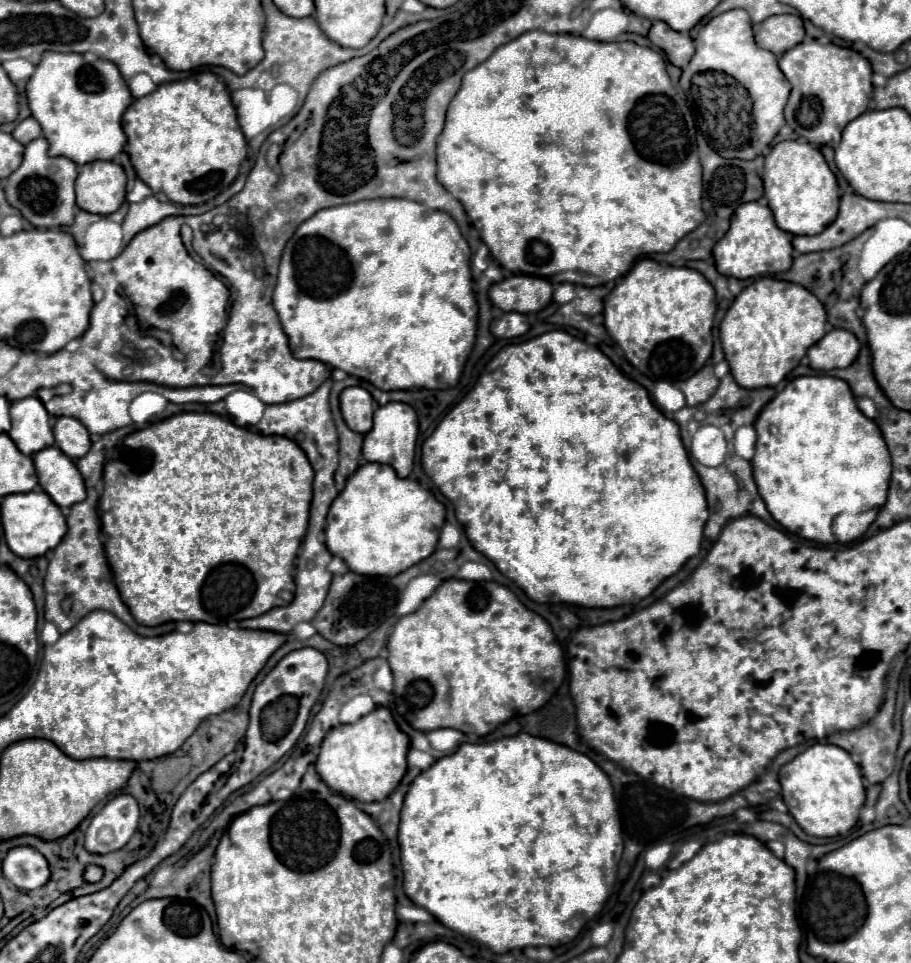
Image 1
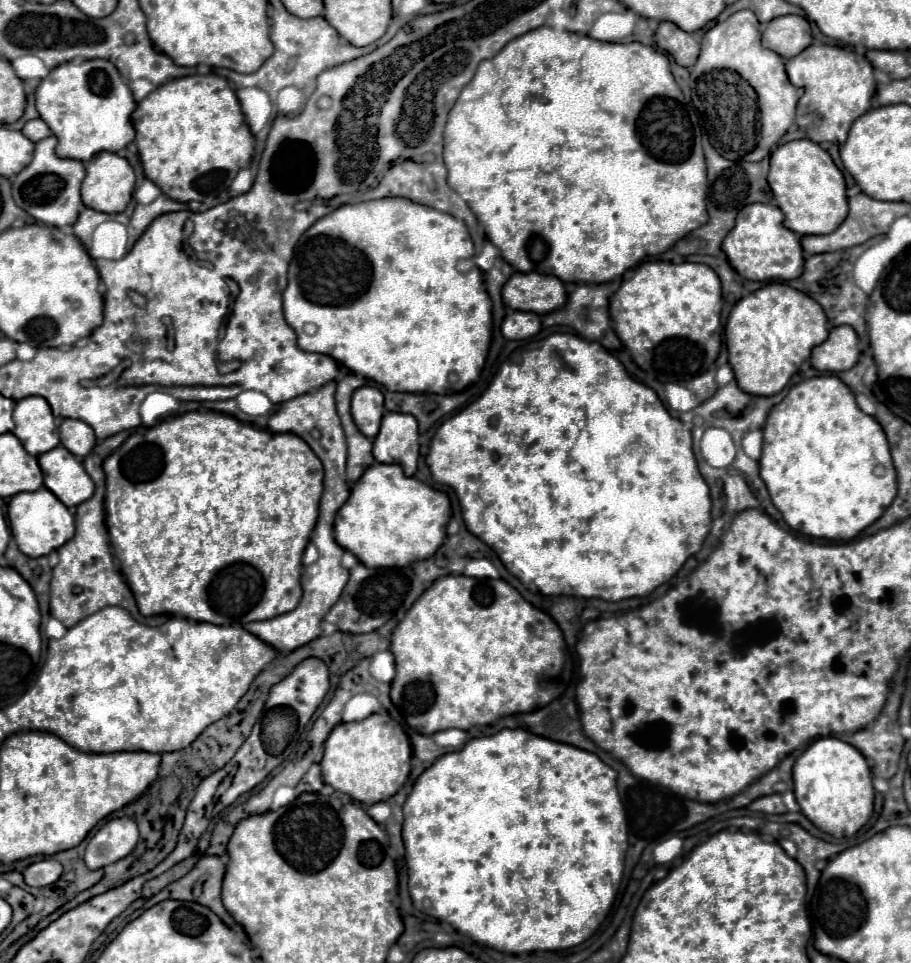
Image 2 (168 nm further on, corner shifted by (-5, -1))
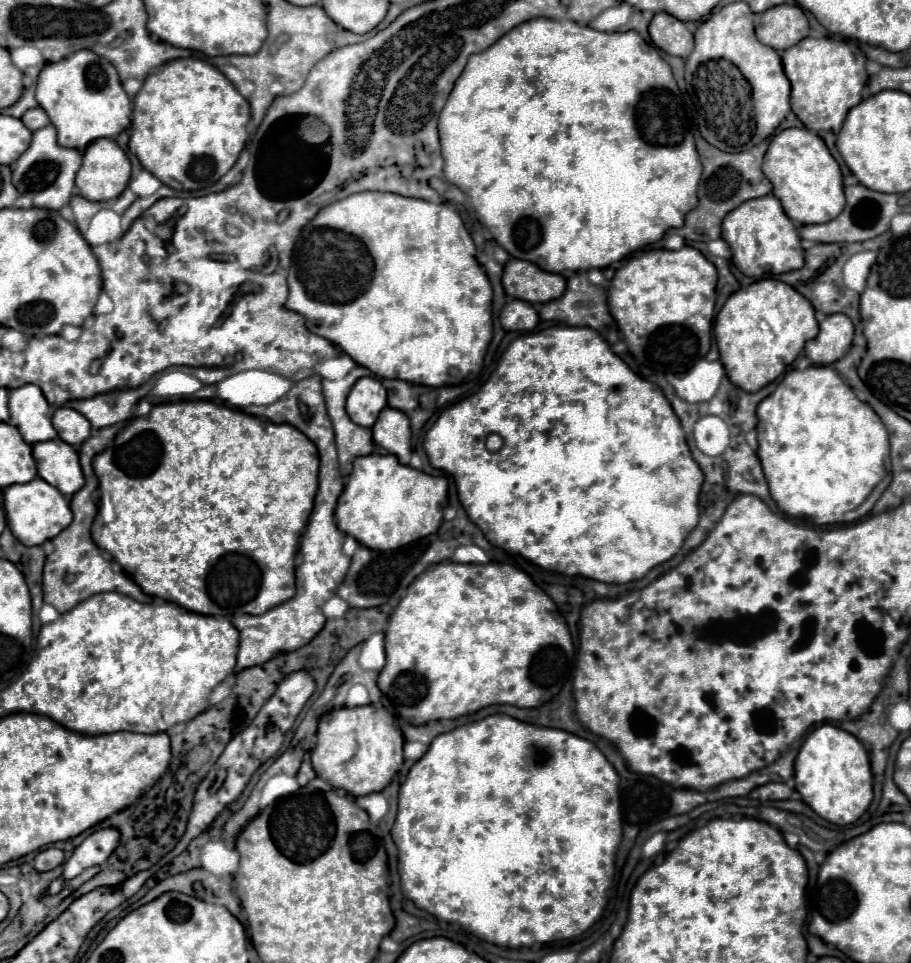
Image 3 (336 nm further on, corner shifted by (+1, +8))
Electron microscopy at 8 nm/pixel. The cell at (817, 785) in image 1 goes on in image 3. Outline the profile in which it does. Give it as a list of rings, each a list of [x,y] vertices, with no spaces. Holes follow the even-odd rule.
[[[822,724],[808,734],[794,762],[794,780],[802,800],[818,816],[838,826],[856,822],[866,812],[874,796],[872,770],[866,748],[856,736],[832,724]]]

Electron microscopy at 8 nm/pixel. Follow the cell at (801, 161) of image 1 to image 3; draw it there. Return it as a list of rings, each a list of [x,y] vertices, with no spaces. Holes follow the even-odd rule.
[[[788,128],[776,134],[764,156],[762,172],[772,182],[774,196],[794,222],[822,224],[834,220],[846,204],[840,166],[828,152],[824,140],[808,128]]]

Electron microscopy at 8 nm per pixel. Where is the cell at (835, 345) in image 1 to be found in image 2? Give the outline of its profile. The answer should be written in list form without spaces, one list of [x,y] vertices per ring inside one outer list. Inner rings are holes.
[[[840,325],[830,331],[830,337],[812,349],[810,363],[818,371],[840,373],[852,369],[858,361],[858,335],[850,325]]]

